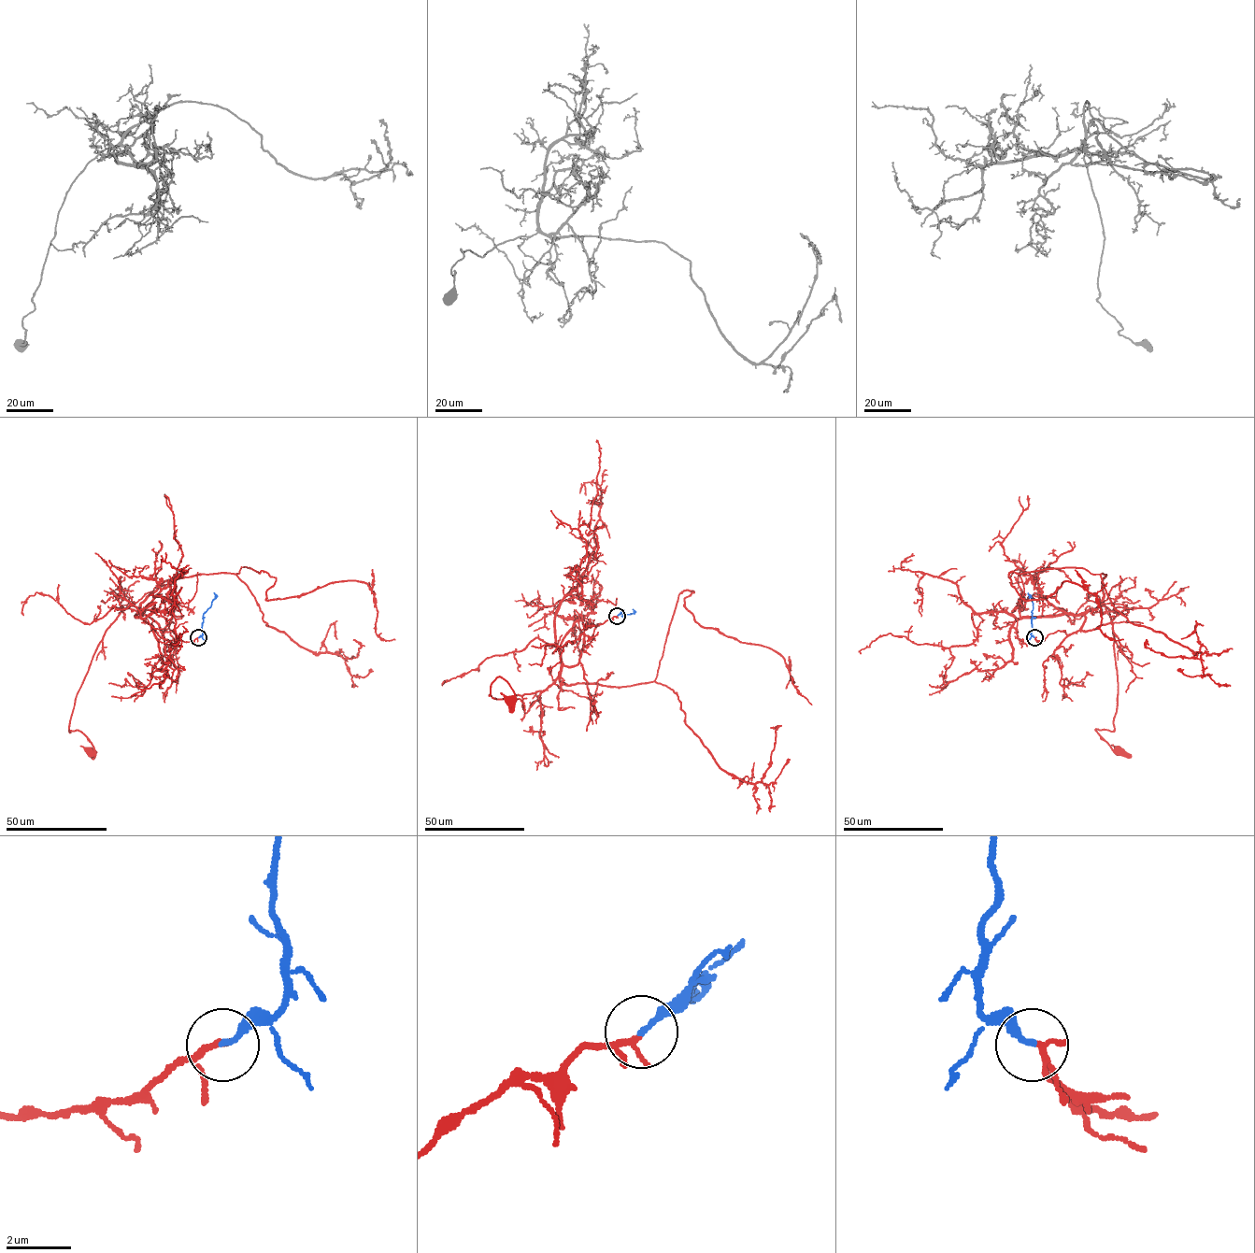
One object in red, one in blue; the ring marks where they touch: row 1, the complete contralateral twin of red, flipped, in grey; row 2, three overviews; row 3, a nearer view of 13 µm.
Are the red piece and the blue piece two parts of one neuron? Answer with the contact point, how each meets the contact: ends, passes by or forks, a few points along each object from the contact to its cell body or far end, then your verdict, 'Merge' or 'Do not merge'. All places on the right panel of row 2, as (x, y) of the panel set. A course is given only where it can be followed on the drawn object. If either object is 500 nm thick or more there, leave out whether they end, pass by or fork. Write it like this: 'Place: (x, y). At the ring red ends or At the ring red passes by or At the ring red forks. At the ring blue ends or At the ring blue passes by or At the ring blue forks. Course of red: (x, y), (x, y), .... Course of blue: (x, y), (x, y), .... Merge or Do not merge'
Place: (1034, 637). At the ring red passes by. At the ring blue ends. Course of red: (1034, 637), (1076, 633), (1089, 611), (1108, 609), (1117, 708), (1114, 730), (1095, 729), (1119, 750). Course of blue: (1033, 637), (1031, 634), (1033, 604), (1028, 592). Merge

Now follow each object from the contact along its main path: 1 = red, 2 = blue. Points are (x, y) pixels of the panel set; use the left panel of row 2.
1: (198, 637), (163, 634), (140, 610), (123, 609), (99, 643), (70, 720), (90, 752)
2: (198, 637), (202, 634), (203, 615), (210, 607), (214, 592)

